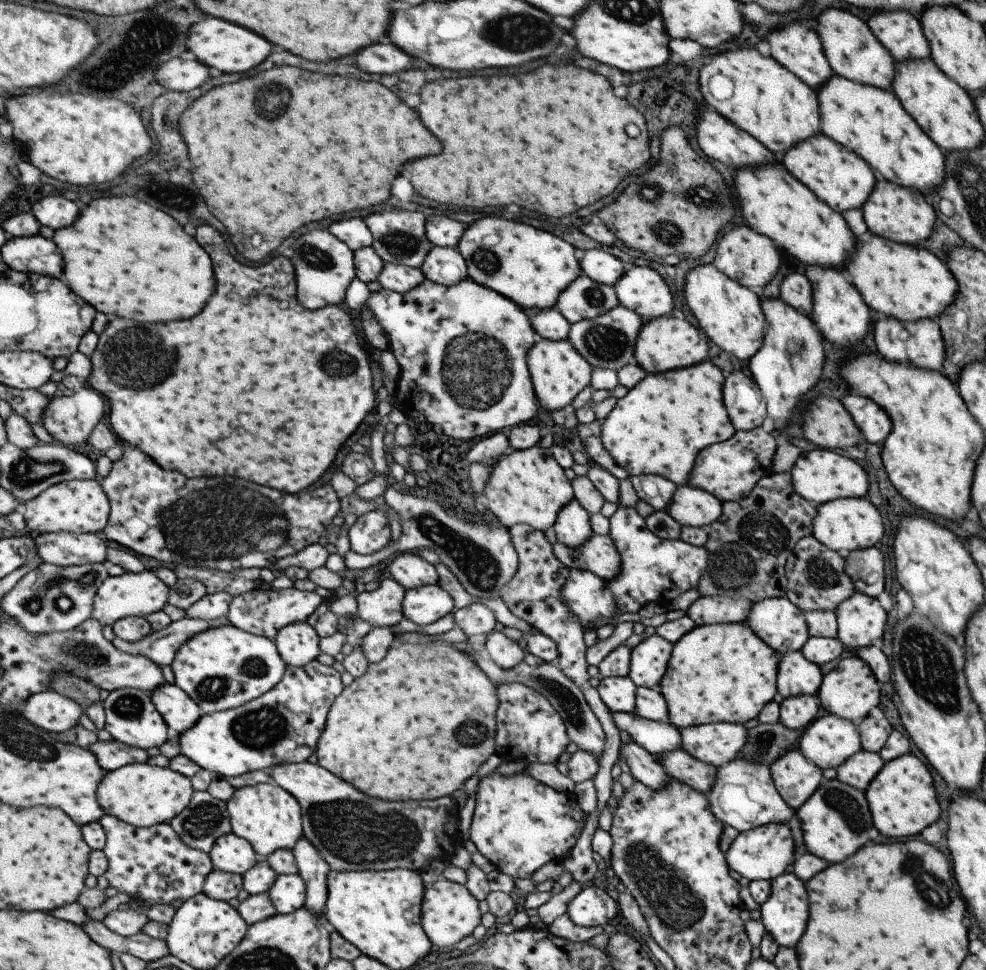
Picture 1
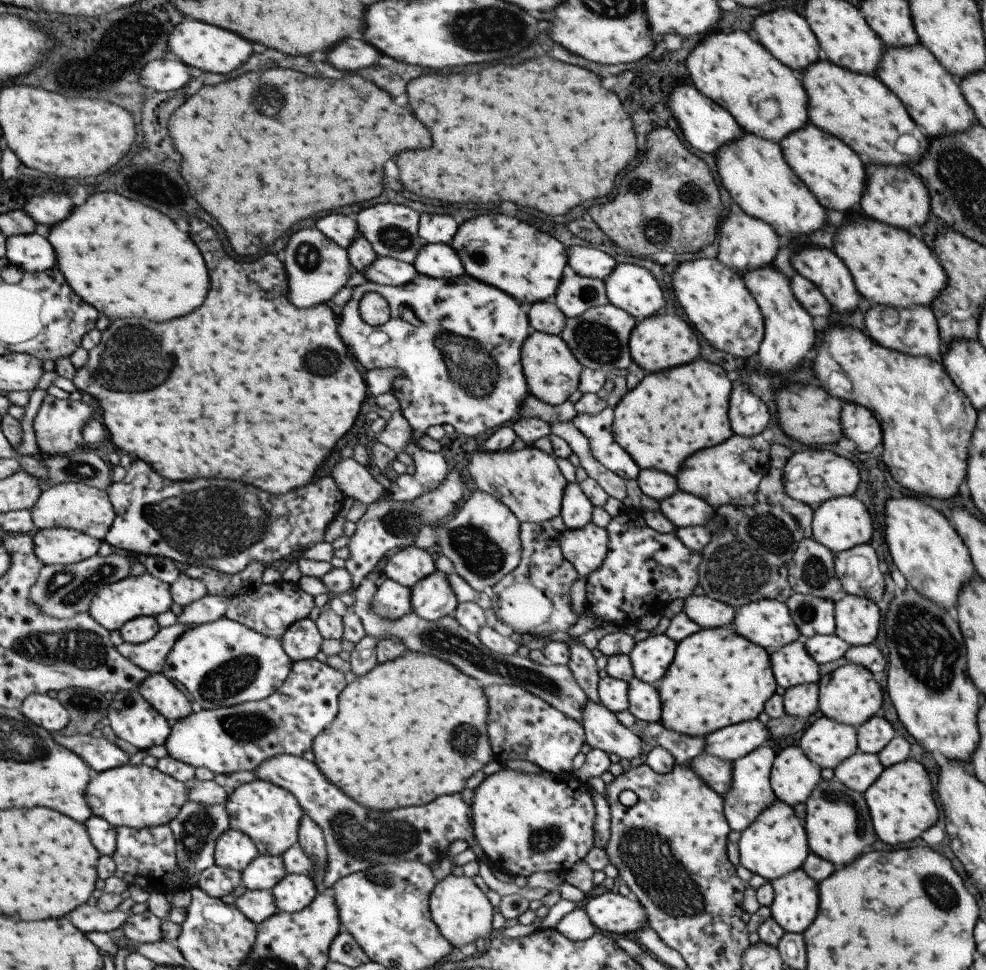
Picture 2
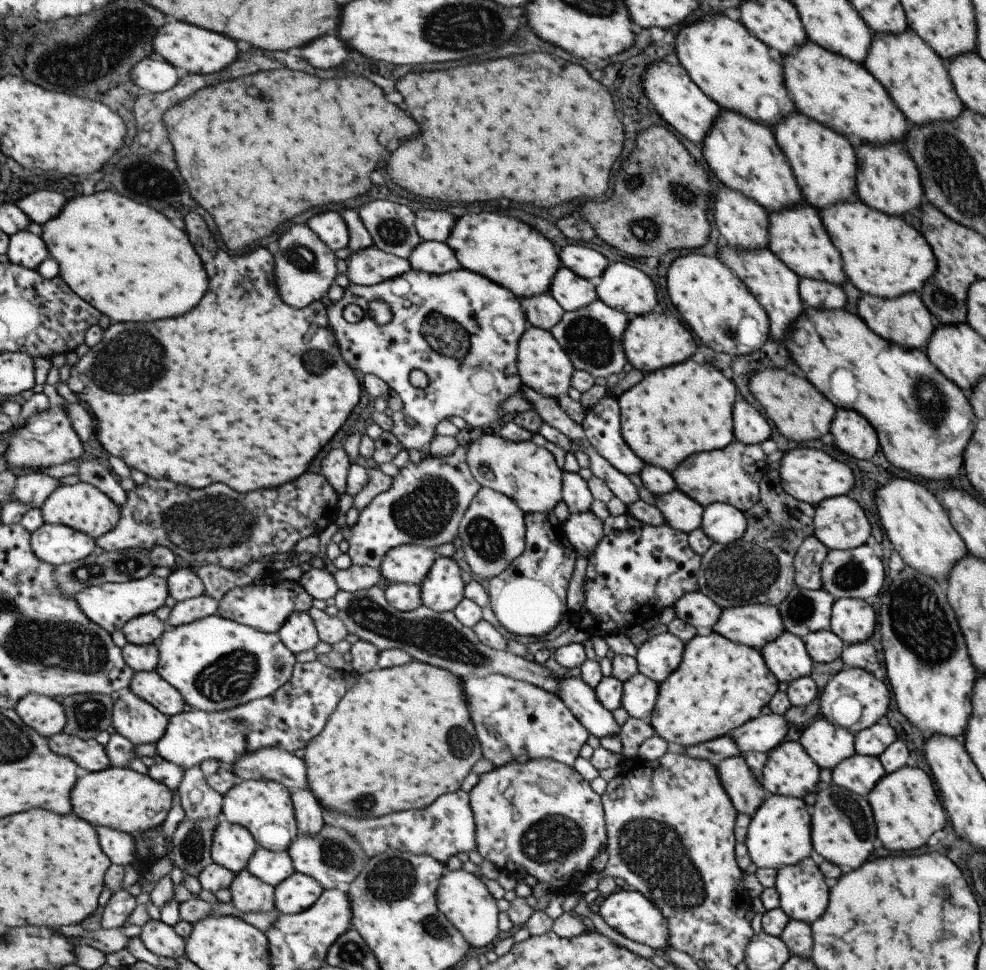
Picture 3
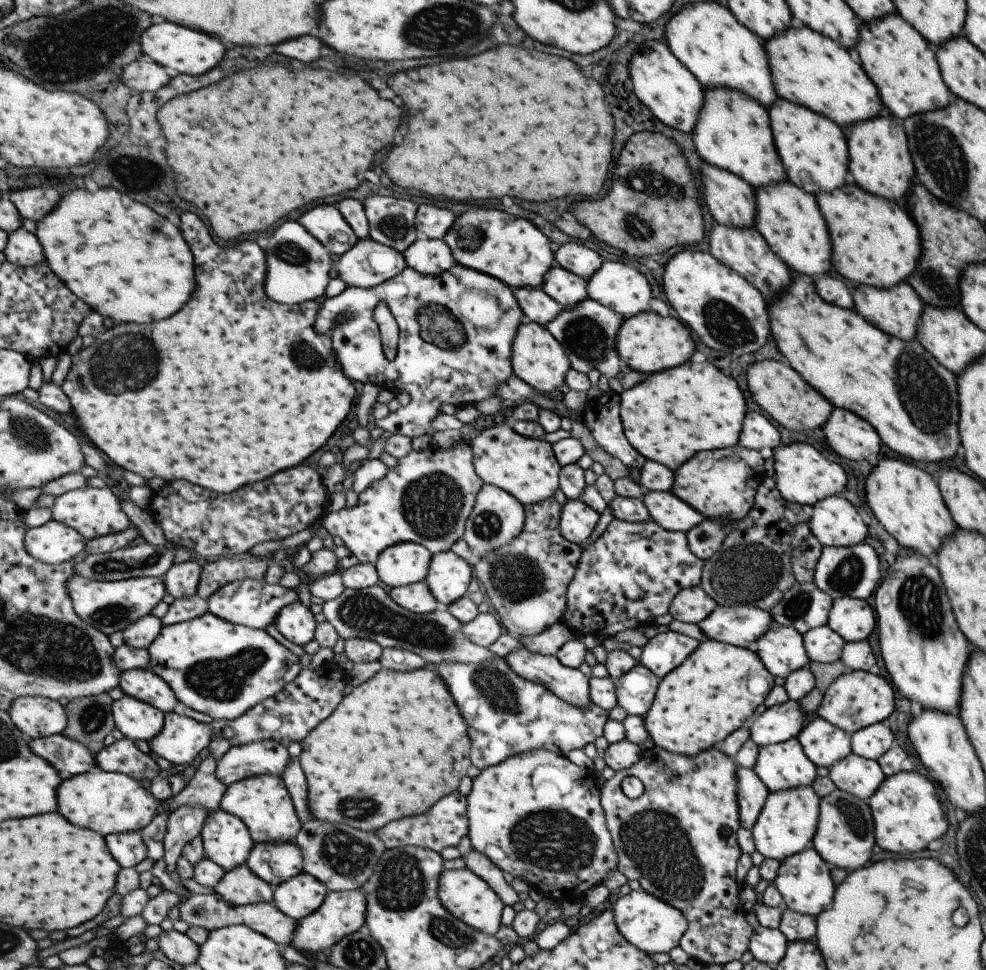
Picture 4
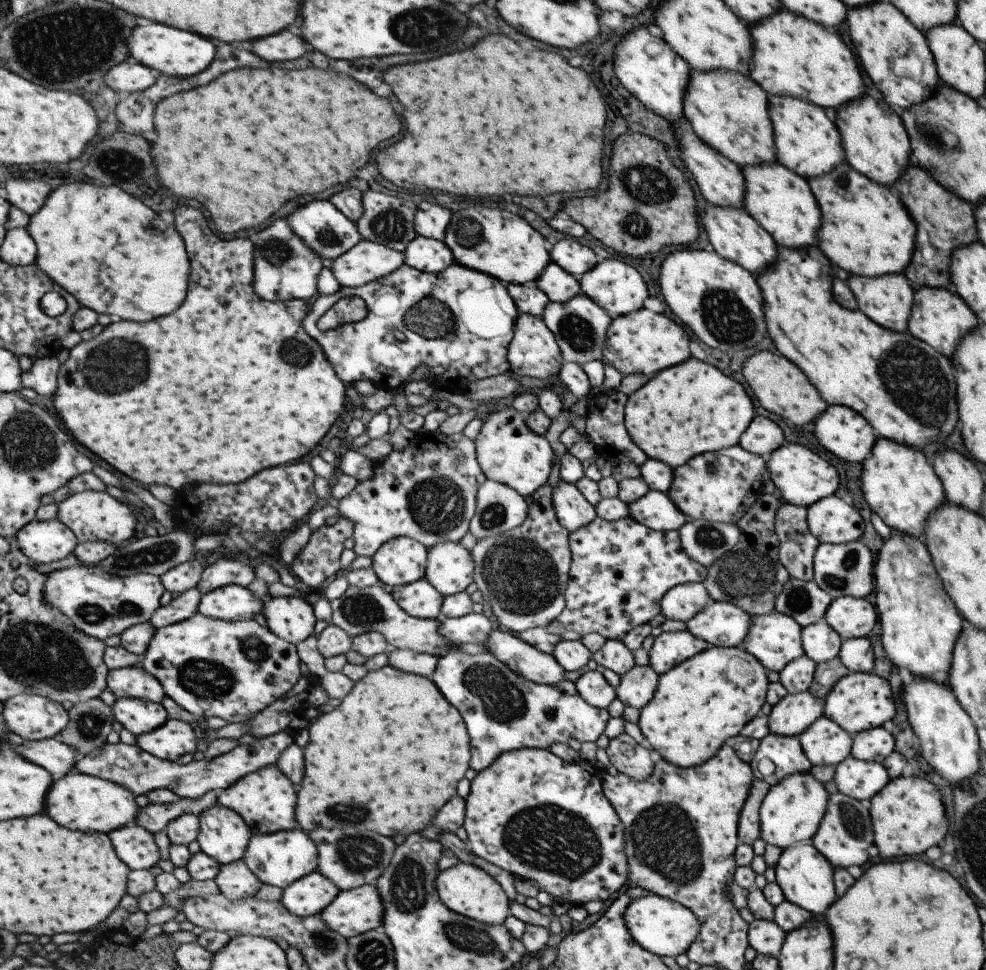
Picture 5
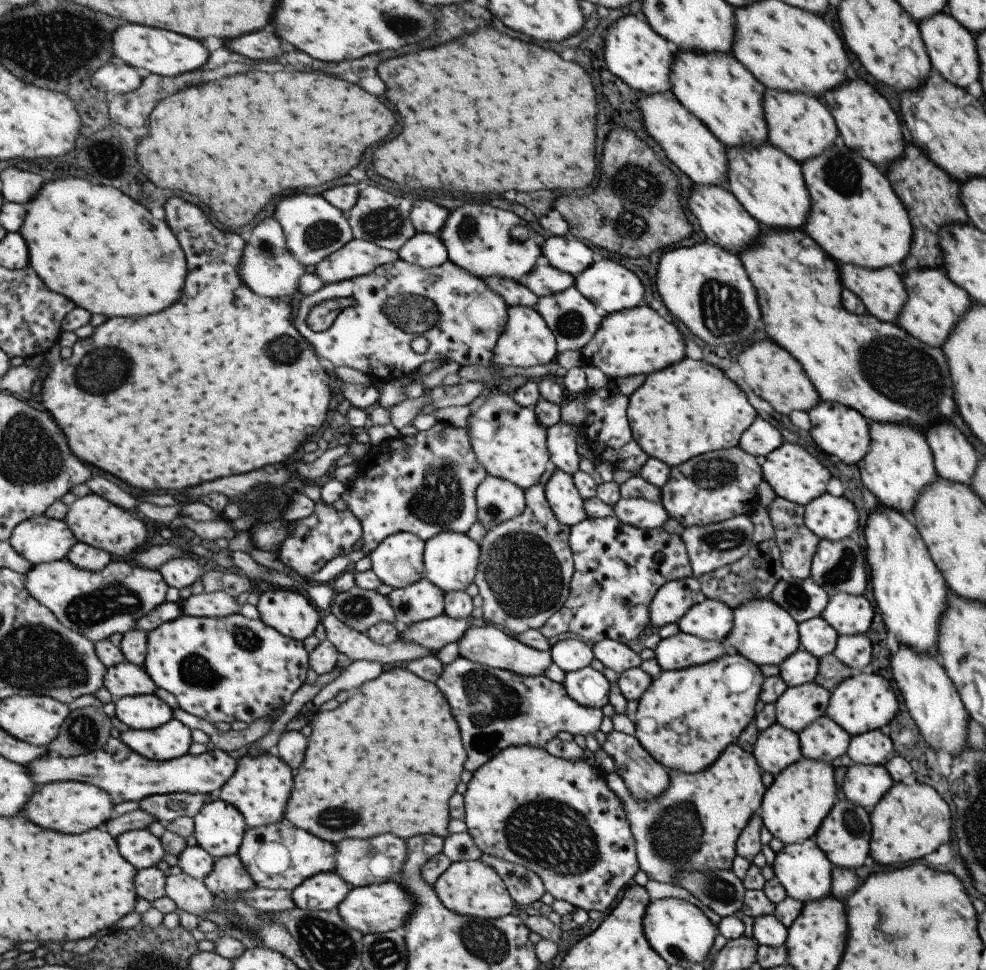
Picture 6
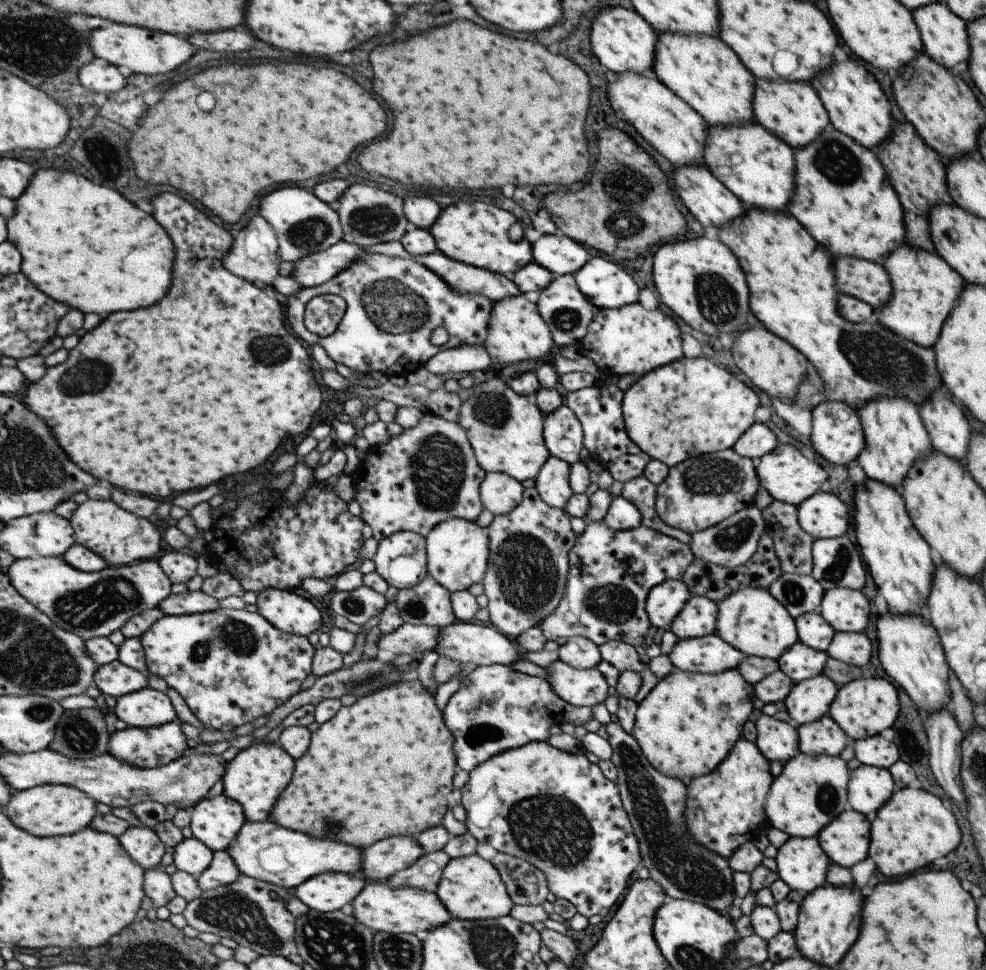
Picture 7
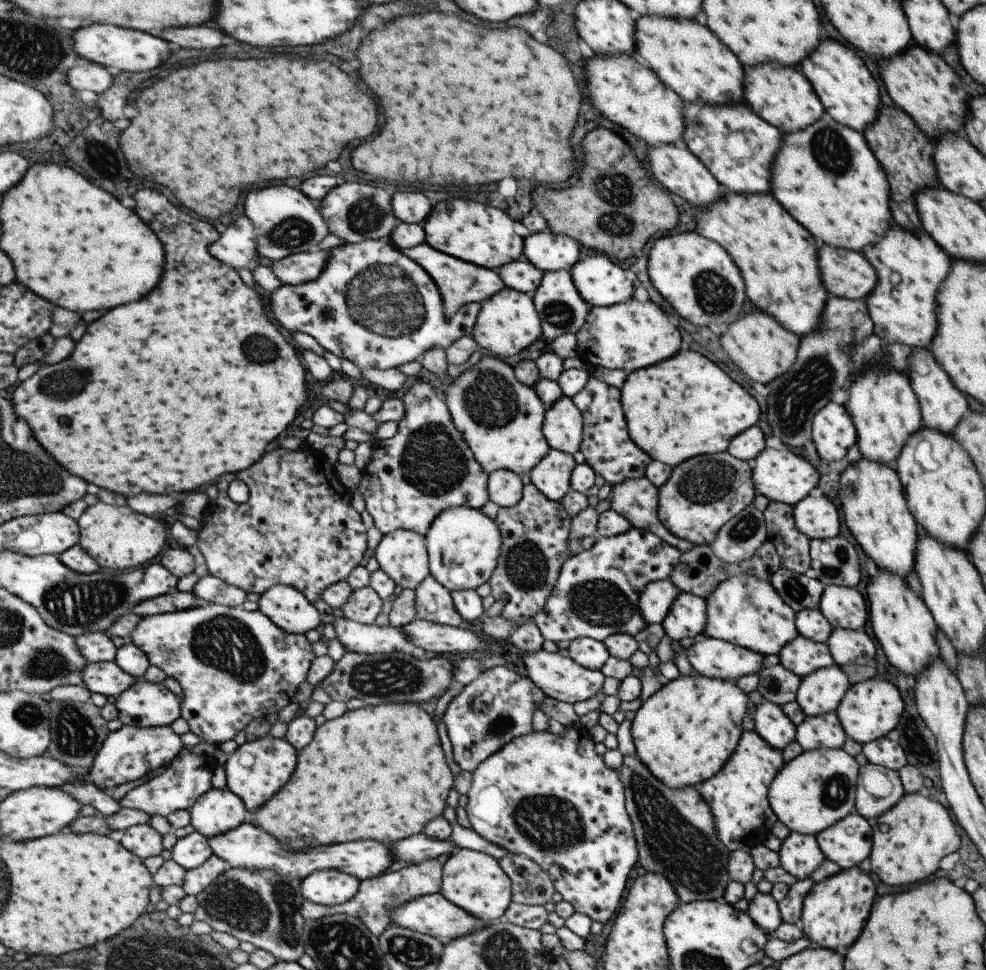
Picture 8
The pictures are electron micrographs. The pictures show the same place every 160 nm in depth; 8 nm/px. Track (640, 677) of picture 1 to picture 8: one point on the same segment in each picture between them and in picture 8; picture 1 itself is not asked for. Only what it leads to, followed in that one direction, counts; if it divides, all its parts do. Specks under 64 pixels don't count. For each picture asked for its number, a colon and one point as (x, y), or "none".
2: (650, 656)
3: (656, 657)
4: (663, 652)
5: (669, 649)
6: (681, 650)
7: (708, 654)
8: (710, 657)

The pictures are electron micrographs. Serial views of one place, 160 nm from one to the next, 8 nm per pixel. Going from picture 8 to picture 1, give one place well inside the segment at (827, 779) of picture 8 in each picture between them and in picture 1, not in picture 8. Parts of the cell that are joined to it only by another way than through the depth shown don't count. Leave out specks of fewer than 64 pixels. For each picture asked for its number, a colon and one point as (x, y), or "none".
1: (760, 853)
2: (774, 844)
3: (778, 835)
4: (786, 823)
5: (790, 812)
6: (793, 806)
7: (810, 791)

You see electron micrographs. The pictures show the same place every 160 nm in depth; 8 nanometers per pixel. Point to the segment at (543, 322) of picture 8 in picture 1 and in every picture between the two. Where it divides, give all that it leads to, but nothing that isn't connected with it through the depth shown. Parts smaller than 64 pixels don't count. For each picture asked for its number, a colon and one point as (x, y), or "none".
1: (607, 341)
2: (598, 338)
3: (591, 336)
4: (586, 332)
5: (579, 326)
6: (573, 319)
7: (566, 312)

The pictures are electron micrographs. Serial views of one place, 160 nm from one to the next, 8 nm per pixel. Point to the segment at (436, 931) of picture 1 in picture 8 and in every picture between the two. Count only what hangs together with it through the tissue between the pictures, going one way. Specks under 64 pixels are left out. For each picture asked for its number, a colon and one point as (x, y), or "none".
2: (462, 913)
3: (461, 897)
4: (463, 894)
5: (465, 889)
6: (469, 888)
7: (470, 888)
8: (472, 880)

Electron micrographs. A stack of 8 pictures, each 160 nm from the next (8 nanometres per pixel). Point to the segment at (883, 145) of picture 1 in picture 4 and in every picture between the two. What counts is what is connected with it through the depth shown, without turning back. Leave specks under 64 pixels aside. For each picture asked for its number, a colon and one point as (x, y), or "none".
2: (858, 109)
3: (833, 90)
4: (808, 69)

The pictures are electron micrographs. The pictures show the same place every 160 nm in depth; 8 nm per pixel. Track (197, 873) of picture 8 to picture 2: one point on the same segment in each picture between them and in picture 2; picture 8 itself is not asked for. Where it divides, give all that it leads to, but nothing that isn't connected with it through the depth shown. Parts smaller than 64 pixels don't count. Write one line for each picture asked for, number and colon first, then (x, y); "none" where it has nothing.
2: (258, 905)
3: (250, 894)
4: (242, 886)
5: (236, 881)
6: (229, 875)
7: (223, 871)

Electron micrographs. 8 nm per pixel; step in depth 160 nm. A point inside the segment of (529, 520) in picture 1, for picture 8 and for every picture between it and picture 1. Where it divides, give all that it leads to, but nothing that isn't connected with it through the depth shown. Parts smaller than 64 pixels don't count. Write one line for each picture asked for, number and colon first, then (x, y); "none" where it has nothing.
2: (527, 481)
3: (527, 474)
4: (527, 468)
5: (508, 452)
6: (508, 441)
7: (504, 429)
8: (500, 419)

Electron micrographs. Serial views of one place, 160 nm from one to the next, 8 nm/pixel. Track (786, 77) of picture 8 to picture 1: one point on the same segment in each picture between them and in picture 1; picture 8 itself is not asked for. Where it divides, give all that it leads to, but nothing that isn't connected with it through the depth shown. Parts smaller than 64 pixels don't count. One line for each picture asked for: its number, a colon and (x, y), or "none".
1: (843, 180)
2: (834, 174)
3: (823, 162)
4: (806, 143)
5: (806, 141)
6: (800, 125)
7: (792, 111)

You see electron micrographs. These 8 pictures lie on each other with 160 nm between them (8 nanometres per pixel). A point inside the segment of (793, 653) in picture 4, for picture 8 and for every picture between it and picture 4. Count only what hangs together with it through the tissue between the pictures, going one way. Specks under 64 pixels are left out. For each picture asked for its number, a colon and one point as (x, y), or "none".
5: (773, 639)
6: (762, 632)
7: (749, 619)
8: (741, 610)

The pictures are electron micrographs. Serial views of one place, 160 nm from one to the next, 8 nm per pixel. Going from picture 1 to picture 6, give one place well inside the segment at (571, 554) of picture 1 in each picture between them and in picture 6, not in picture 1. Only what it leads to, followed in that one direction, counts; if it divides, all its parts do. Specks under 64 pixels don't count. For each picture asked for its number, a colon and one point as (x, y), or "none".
2: (585, 548)
3: (583, 530)
4: (576, 522)
5: (572, 511)
6: (561, 495)

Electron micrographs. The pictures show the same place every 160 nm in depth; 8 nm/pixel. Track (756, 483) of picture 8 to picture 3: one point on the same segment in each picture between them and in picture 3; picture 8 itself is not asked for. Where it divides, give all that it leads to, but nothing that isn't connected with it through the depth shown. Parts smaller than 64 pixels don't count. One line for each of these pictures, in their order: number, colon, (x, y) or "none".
3: (809, 475)
4: (802, 475)
5: (801, 478)
6: (793, 474)
7: (783, 472)

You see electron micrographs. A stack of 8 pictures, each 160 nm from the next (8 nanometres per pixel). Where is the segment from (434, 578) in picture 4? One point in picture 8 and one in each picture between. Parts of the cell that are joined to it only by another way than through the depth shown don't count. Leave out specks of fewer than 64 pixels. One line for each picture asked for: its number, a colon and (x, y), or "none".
5: (449, 567)
6: (450, 559)
7: (456, 550)
8: (462, 544)

